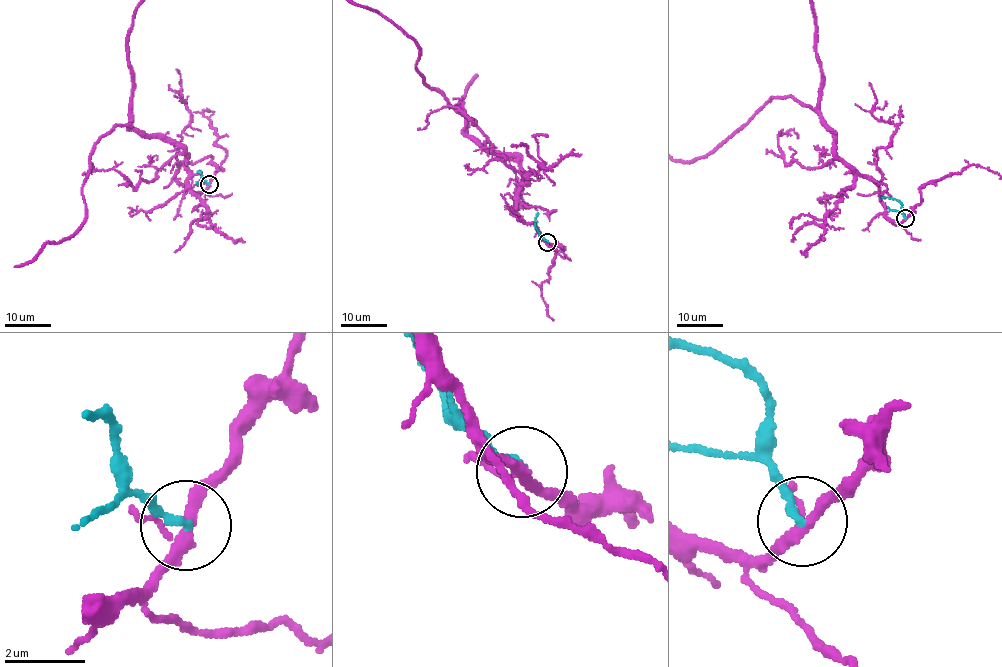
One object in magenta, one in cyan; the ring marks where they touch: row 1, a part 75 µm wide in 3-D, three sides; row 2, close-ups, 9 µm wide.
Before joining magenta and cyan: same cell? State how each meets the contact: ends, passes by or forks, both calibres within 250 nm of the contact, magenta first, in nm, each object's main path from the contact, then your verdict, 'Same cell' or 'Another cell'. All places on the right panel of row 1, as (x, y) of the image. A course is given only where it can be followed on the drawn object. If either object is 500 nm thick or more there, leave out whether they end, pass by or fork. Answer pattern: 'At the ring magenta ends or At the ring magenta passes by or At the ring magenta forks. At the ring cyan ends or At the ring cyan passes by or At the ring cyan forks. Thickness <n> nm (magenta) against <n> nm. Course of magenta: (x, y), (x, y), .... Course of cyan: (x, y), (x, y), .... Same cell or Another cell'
At the ring magenta forks. At the ring cyan ends. Thickness 240 nm (magenta) against 190 nm. Course of magenta: (905, 218), (889, 220), (878, 186), (792, 97), (689, 161). Course of cyan: (905, 218), (898, 201), (881, 196). Another cell

